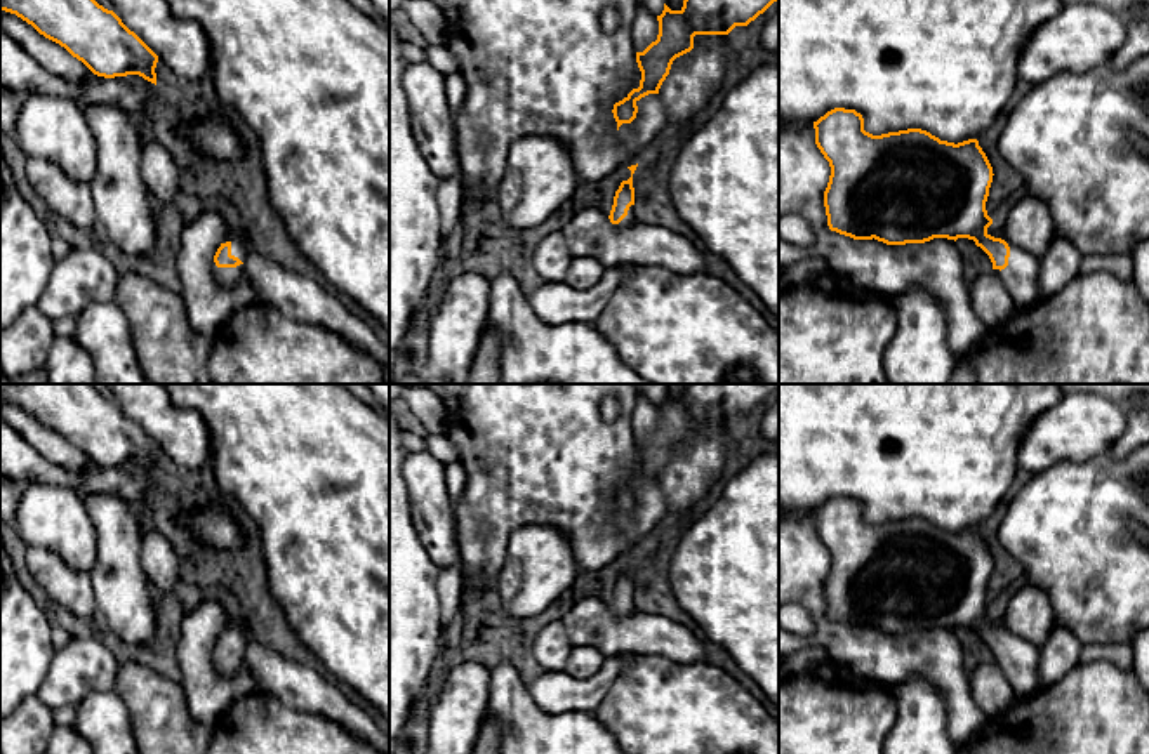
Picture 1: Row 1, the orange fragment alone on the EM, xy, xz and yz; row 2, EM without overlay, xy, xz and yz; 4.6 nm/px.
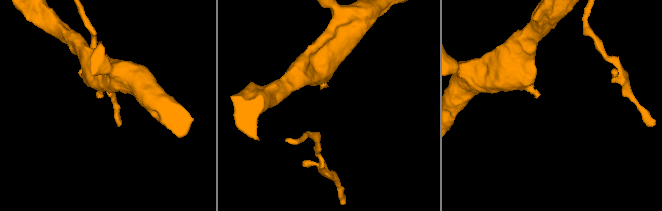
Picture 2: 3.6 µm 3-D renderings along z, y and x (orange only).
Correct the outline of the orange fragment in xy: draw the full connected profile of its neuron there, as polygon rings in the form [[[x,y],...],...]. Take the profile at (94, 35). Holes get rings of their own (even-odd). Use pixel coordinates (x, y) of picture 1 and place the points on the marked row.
[[[0,0],[0,10],[16,14],[40,35],[64,47],[94,75],[104,78],[139,75],[156,85],[158,56],[113,12],[96,0]]]

